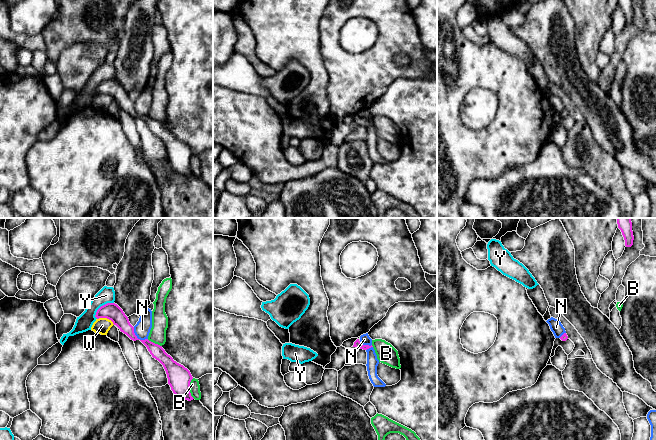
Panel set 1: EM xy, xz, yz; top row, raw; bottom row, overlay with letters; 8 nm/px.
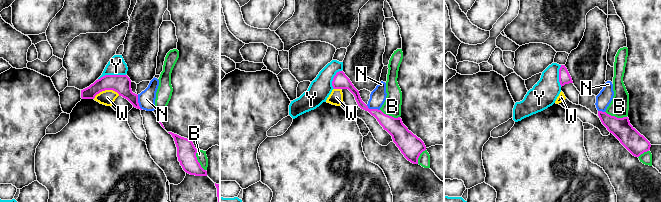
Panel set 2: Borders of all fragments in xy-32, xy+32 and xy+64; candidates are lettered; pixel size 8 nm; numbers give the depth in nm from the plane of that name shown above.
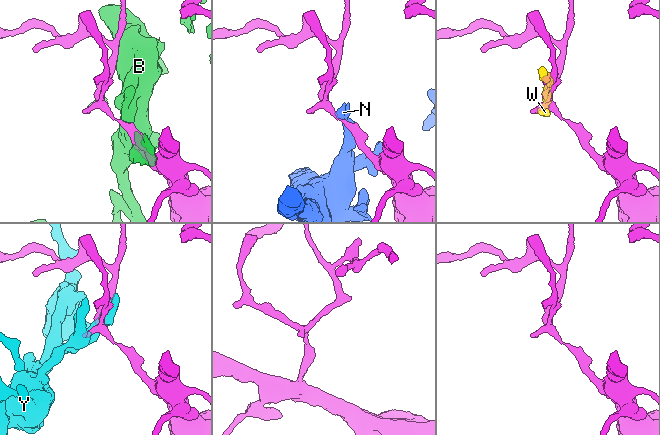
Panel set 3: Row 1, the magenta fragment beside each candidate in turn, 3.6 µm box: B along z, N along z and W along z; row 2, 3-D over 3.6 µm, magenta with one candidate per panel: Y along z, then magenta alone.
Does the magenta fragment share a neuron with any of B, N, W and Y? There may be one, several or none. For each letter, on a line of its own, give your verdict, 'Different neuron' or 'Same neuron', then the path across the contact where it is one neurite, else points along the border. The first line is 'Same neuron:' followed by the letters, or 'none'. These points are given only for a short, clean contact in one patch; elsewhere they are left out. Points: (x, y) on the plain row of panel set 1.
Same neuron: none
B: Different neuron
N: Different neuron. Boundary: xy (133, 103), (133, 108), (138, 114), (147, 115)
W: Different neuron
Y: Different neuron

